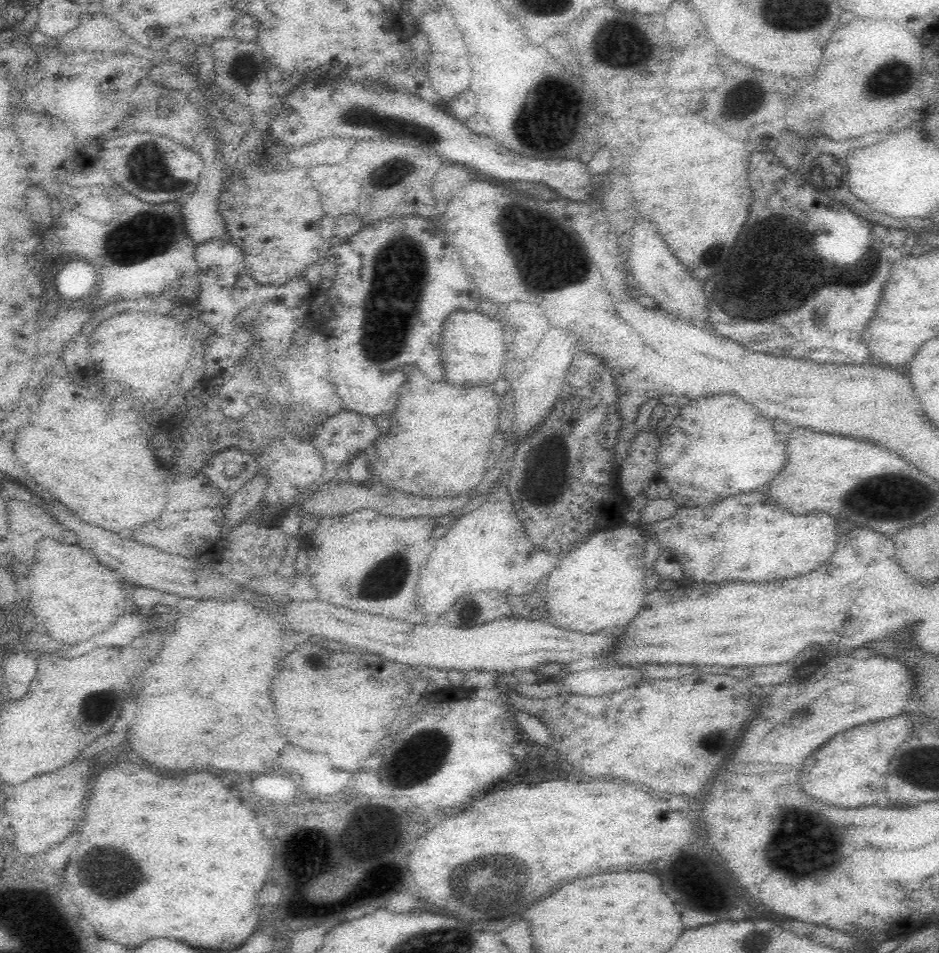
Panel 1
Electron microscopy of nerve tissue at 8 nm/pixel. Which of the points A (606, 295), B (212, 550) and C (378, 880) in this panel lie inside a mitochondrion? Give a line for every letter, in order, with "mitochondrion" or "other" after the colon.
A: other
B: other
C: other

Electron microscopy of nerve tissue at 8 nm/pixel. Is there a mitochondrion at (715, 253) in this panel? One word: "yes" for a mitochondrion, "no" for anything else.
yes

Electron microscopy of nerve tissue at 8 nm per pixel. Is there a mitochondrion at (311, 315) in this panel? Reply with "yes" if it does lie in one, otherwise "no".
no

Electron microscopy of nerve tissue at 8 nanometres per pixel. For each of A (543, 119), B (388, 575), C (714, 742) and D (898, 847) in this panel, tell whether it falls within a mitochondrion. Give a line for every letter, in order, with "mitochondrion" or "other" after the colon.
A: mitochondrion
B: mitochondrion
C: mitochondrion
D: other

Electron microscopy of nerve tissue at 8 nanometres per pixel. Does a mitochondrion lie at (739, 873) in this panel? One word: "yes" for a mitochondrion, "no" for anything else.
no

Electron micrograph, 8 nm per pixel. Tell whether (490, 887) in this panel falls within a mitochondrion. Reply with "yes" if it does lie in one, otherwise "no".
yes

